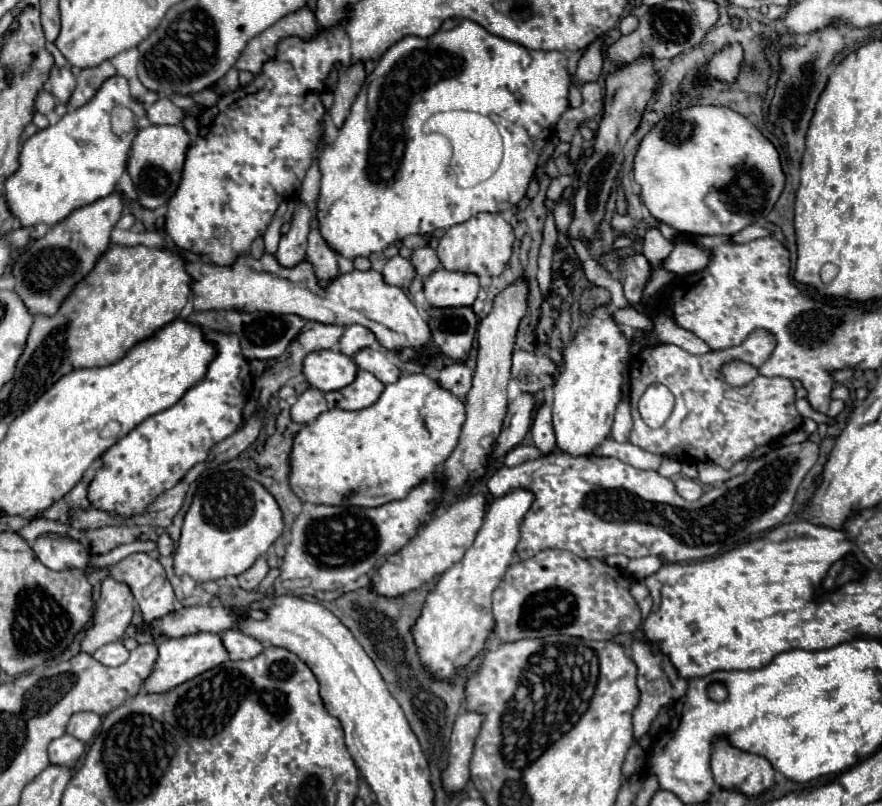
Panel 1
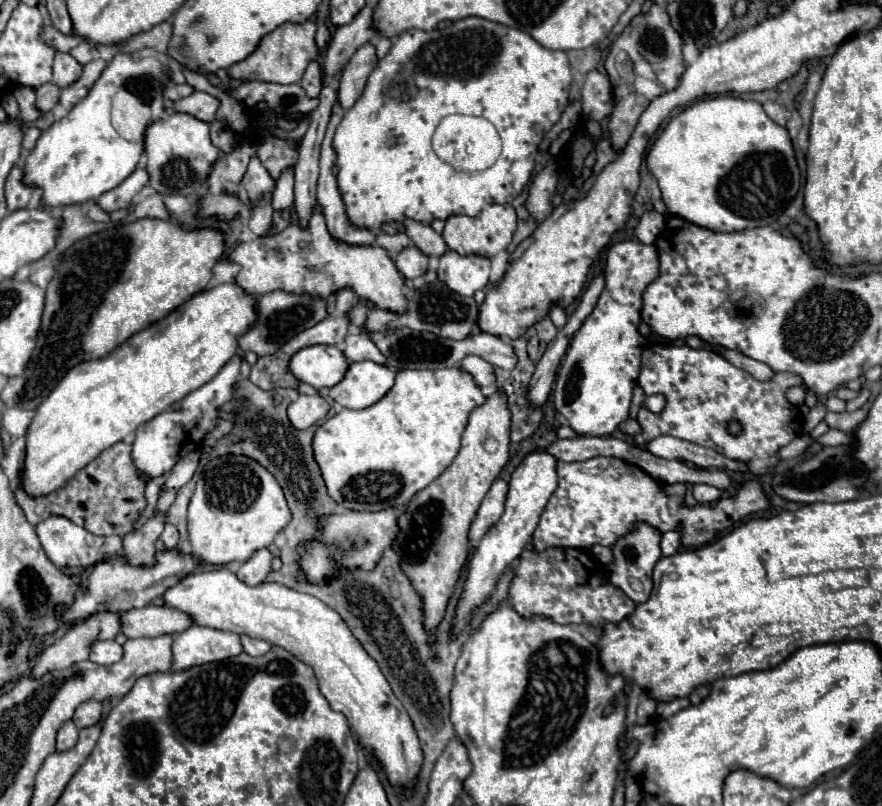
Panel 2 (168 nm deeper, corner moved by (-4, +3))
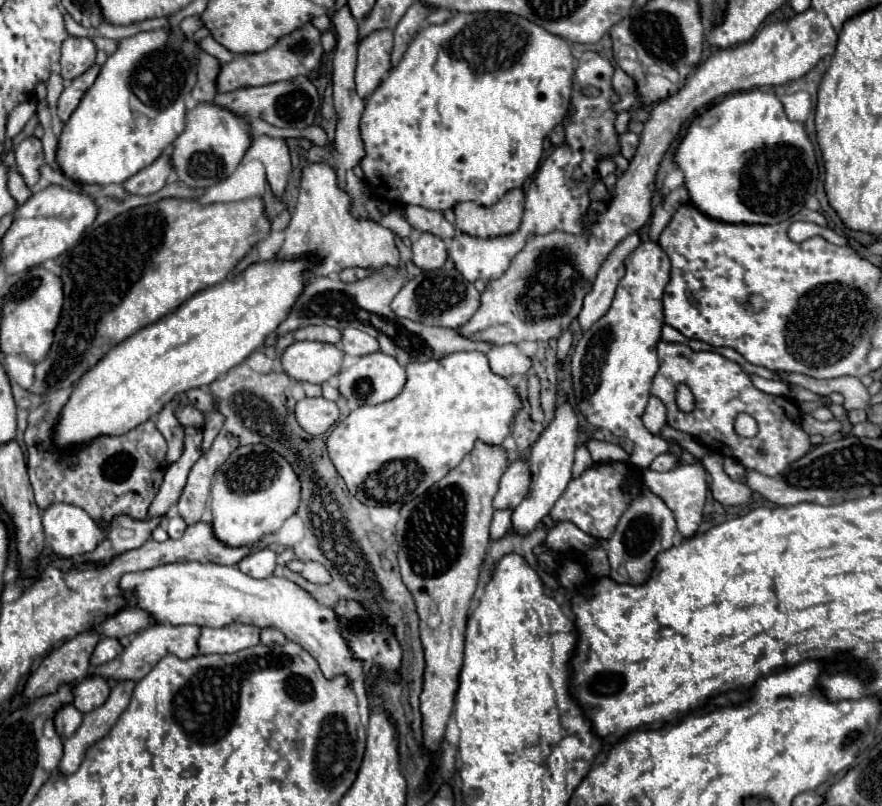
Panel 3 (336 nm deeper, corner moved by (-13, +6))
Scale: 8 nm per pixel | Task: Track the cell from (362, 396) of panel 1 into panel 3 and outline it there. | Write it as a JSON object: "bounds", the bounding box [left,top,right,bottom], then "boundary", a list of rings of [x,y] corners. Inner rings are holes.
{"bounds":[339,351,405,405],"boundary":[[[381,351],[369,353],[357,359],[351,367],[339,373],[339,393],[353,405],[379,405],[391,401],[401,393],[405,385],[405,369],[397,361]]]}

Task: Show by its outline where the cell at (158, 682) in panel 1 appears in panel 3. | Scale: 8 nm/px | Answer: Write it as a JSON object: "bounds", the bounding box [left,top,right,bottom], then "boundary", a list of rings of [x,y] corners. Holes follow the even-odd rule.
{"bounds":[199,625,259,655],"boundary":[[[225,625],[221,629],[203,627],[199,635],[199,655],[213,653],[237,653],[241,649],[253,647],[259,643],[259,629],[253,625]]]}

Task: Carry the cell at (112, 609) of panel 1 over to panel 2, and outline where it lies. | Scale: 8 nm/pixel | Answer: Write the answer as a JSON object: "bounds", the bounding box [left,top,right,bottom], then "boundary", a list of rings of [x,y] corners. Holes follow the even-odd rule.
{"bounds":[30,612,120,678],"boundary":[[[100,612],[72,626],[66,636],[52,646],[48,646],[40,656],[36,666],[30,670],[32,678],[40,678],[52,670],[70,668],[76,662],[88,660],[90,646],[98,640],[114,640],[120,632],[120,614]]]}

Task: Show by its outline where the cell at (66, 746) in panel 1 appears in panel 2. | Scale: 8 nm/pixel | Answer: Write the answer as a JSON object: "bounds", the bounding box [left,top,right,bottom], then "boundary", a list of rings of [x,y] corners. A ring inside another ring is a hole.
{"bounds":[56,720,78,752],"boundary":[[[68,720],[68,722],[64,722],[64,724],[62,724],[62,728],[58,730],[56,750],[58,750],[58,752],[70,750],[76,742],[78,742],[78,728],[74,726],[74,722],[72,722],[72,720]]]}

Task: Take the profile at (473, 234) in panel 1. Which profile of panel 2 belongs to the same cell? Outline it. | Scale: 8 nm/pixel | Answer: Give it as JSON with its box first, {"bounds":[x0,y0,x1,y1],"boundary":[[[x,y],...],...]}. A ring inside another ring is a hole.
{"bounds":[442,204,516,256],"boundary":[[[492,204],[484,208],[478,216],[450,216],[446,220],[442,238],[448,244],[450,250],[468,256],[468,254],[480,254],[480,256],[496,256],[500,250],[506,250],[512,242],[512,234],[516,230],[516,212],[512,204]]]}

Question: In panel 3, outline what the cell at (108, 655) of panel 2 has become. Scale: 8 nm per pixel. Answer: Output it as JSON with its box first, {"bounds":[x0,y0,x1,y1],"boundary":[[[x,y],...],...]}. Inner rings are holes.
{"bounds":[91,637,123,667],"boundary":[[[103,637],[103,639],[97,643],[95,651],[93,651],[91,665],[93,665],[93,667],[103,665],[103,663],[115,659],[119,653],[123,653],[123,645],[121,645],[117,639],[113,639],[113,637]]]}

